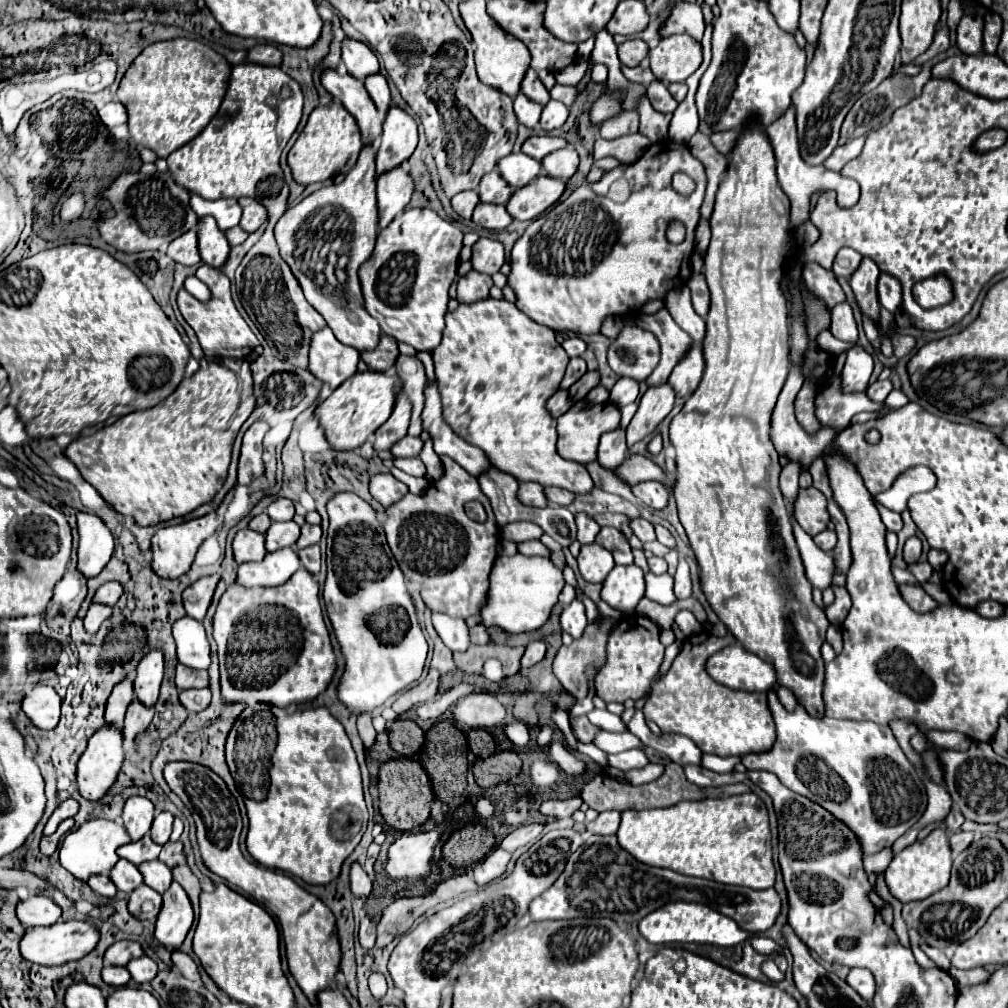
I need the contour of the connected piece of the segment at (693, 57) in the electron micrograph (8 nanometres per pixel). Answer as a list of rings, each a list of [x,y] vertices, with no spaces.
[[[673,34],[649,50],[651,72],[663,82],[685,82],[703,62],[701,44],[687,34]]]

